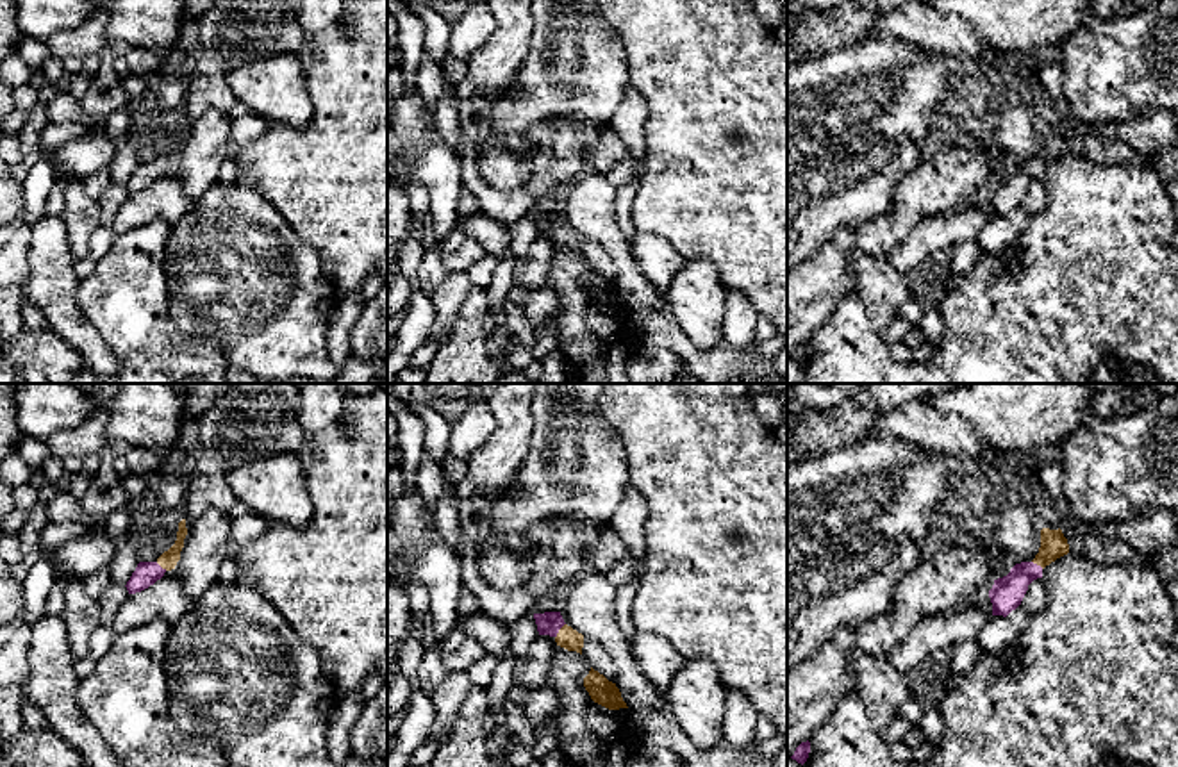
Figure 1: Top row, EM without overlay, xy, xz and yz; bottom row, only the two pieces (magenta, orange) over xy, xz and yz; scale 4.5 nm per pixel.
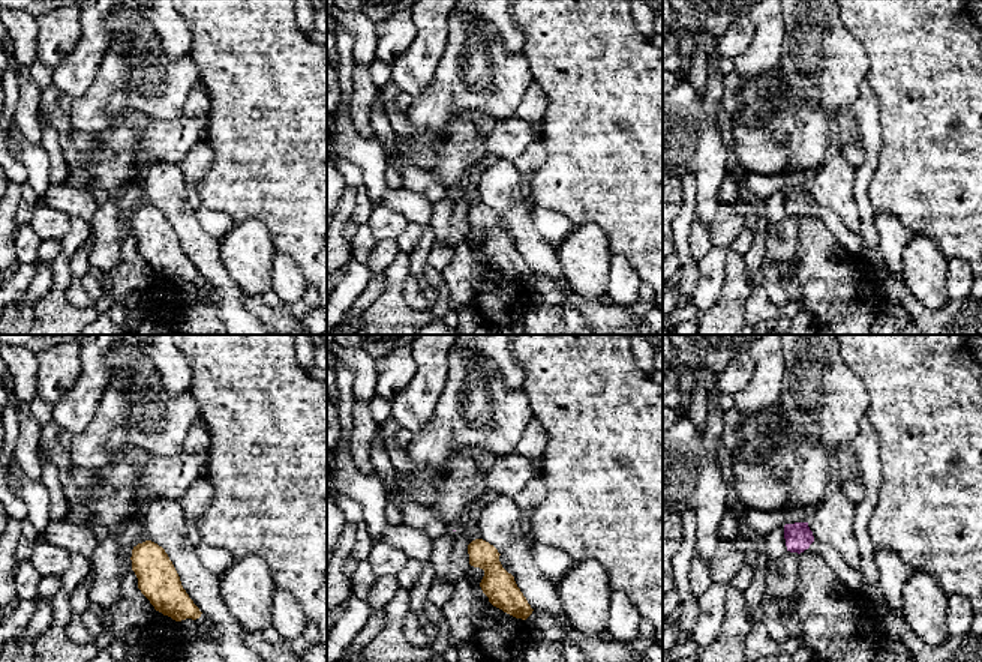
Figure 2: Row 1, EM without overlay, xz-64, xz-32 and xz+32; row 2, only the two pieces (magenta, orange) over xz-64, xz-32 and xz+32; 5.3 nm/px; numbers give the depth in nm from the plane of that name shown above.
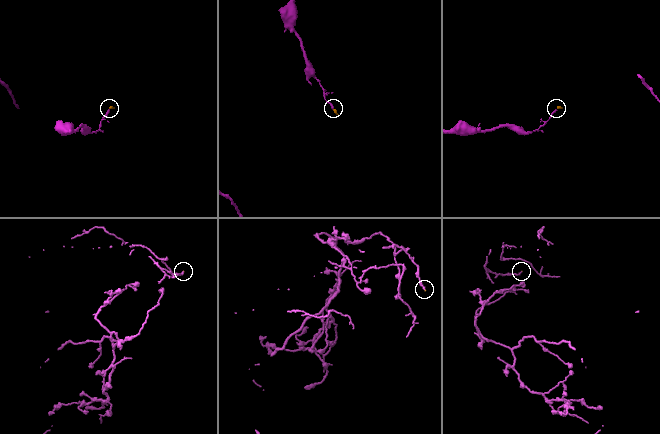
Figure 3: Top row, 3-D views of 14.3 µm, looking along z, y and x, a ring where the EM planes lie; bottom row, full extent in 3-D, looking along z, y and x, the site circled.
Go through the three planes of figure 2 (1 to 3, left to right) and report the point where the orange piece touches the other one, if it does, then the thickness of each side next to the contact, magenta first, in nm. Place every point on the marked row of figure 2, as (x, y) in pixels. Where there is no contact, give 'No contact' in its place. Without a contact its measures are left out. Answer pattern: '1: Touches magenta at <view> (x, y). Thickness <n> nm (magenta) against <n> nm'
1: No contact
2: No contact
3: No contact

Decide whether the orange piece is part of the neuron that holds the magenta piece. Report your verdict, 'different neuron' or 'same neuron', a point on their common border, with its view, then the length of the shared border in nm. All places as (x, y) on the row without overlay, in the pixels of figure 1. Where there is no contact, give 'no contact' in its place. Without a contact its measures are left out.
same neuron | xz (559, 229) | 80 nm

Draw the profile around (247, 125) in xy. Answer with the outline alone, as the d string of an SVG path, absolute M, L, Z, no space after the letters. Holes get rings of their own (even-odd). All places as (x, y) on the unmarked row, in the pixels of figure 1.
M237 109L232 114L232 130L230 130L230 139L234 141L236 146L234 161L241 155L241 148L248 141L261 137L264 130L266 130L266 121L261 116L246 109Z

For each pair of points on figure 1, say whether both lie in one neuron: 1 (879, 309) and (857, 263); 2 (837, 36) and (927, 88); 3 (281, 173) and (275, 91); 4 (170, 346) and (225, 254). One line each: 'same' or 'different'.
1: same
2: different
3: different
4: different

